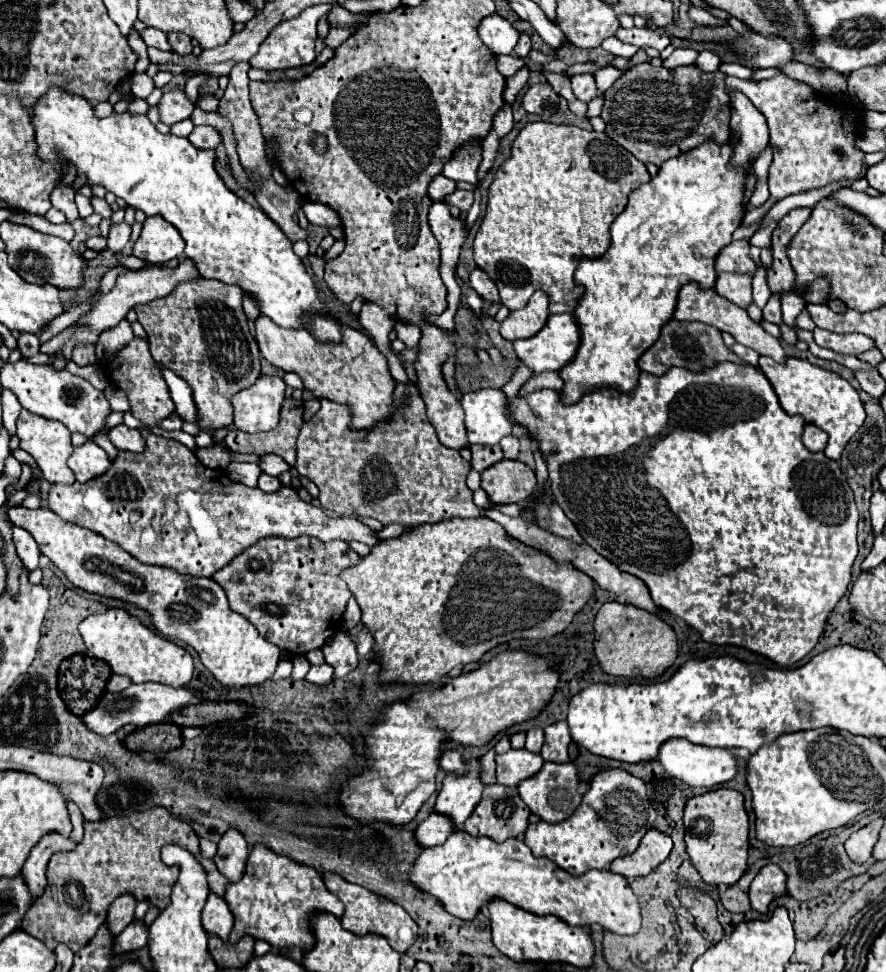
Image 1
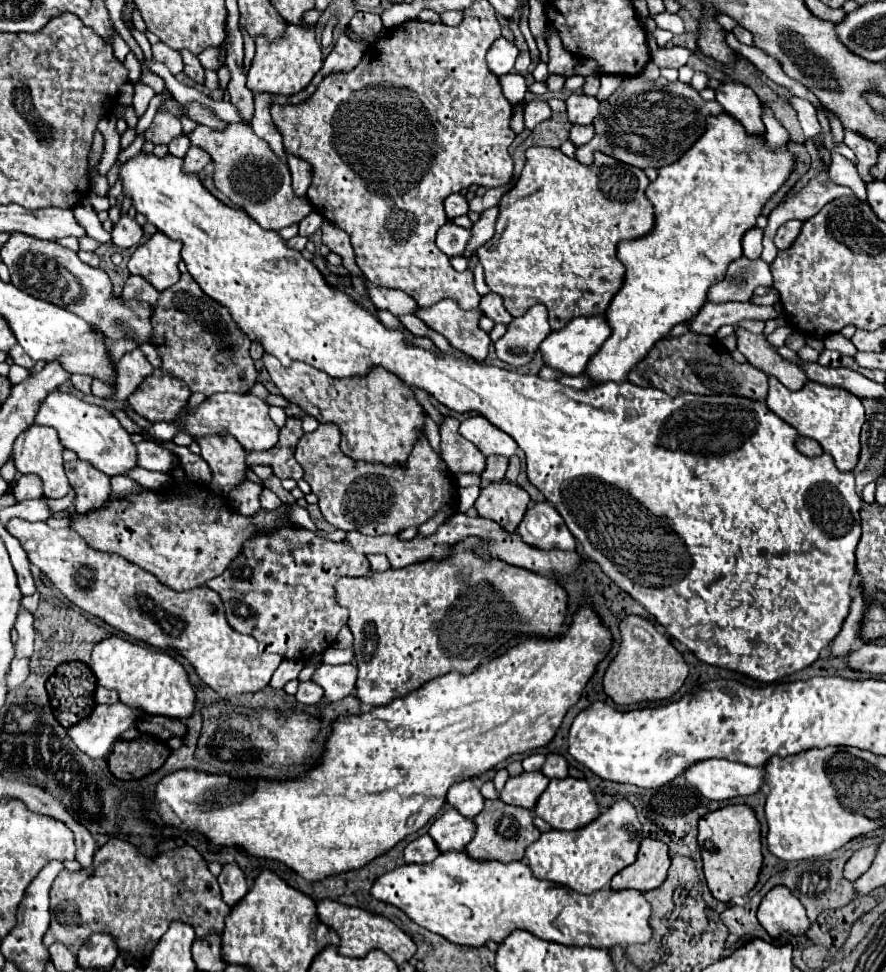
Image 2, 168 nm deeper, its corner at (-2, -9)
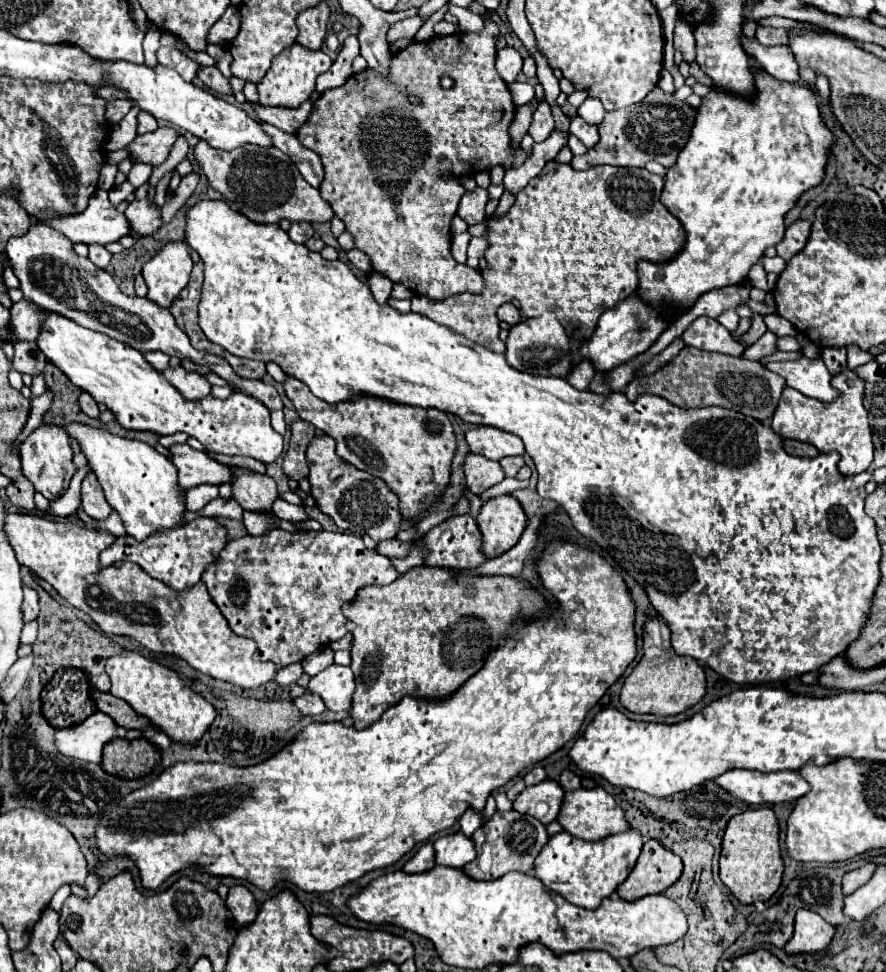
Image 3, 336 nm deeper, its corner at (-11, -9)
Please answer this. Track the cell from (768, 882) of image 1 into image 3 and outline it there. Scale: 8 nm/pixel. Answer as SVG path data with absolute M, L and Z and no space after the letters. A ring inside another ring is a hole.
M799 909L795 915L795 931L785 945L785 951L789 955L825 953L829 941L833 939L833 933L835 927L829 925L821 915L815 915L813 911L807 909Z

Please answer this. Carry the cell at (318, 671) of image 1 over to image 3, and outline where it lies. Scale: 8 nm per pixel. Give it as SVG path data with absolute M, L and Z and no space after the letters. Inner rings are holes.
M305 691L303 697L293 699L293 703L299 707L303 715L319 715L325 711L325 703L317 695L309 695L309 691Z

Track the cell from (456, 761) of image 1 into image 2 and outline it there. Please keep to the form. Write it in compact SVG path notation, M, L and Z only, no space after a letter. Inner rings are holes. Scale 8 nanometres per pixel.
M462 781L462 783L454 783L450 787L448 805L454 807L462 817L474 819L482 811L484 799L472 781Z

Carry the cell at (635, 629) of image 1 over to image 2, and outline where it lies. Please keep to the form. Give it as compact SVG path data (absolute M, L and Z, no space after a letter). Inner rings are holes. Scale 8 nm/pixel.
M628 615L620 623L622 643L620 651L604 675L604 691L616 705L634 705L642 701L670 699L686 681L688 665L682 653L672 645L670 637L656 631L656 627L638 615Z

